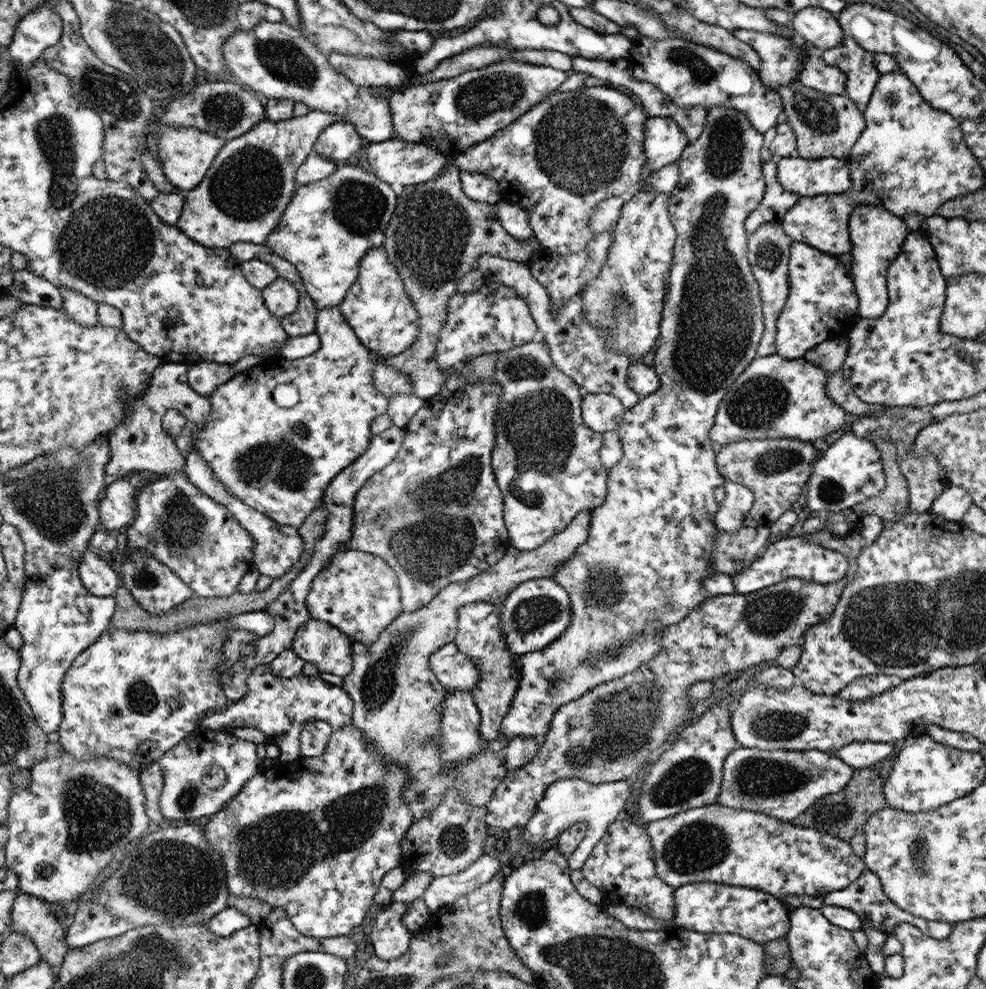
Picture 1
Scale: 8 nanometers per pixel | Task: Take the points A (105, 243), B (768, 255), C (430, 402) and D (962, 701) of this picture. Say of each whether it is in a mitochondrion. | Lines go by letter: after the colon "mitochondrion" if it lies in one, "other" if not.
A: mitochondrion
B: mitochondrion
C: other
D: other

